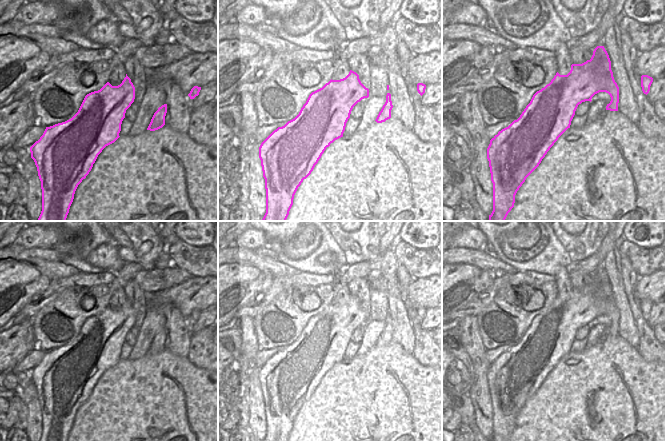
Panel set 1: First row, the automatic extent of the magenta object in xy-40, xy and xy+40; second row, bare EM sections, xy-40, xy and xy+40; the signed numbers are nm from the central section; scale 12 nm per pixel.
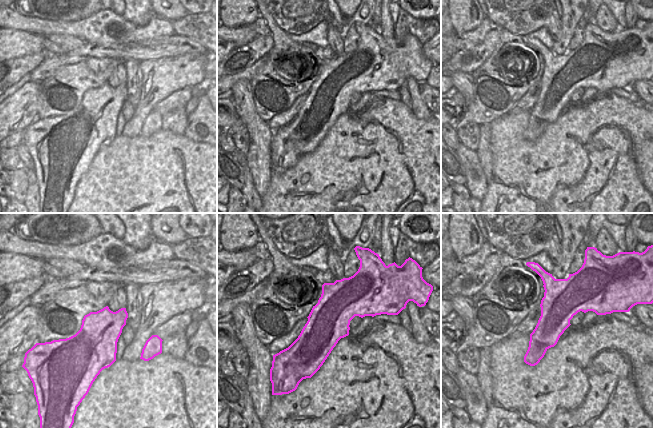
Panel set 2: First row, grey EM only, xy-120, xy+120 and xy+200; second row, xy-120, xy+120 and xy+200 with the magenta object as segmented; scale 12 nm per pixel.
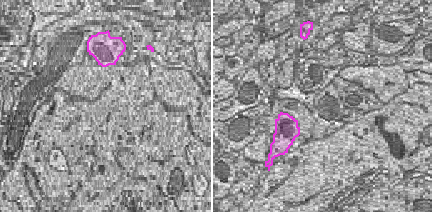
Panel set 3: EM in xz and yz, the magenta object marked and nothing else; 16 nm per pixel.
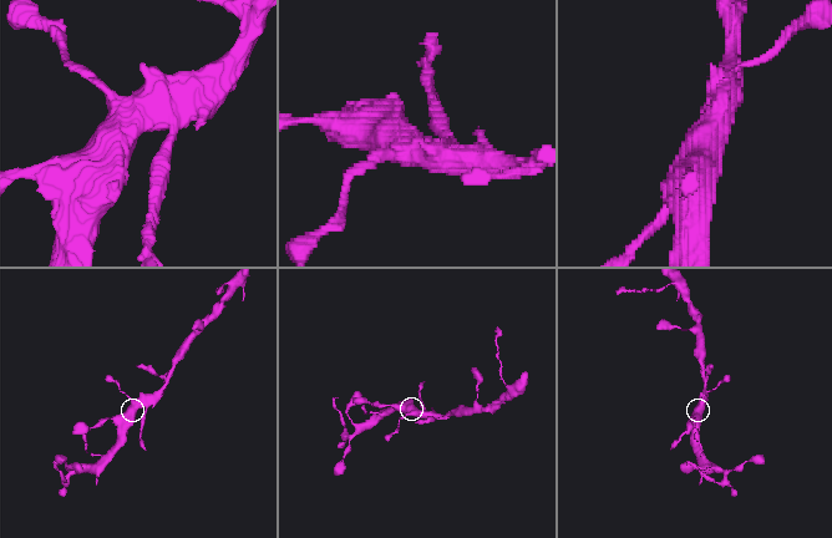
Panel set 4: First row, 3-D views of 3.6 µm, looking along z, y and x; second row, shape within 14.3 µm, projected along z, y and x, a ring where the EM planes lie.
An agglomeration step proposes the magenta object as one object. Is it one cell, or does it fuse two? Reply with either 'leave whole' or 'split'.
split

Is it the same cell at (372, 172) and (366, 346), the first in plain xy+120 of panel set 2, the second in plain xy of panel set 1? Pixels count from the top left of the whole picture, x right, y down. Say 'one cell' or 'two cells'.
two cells

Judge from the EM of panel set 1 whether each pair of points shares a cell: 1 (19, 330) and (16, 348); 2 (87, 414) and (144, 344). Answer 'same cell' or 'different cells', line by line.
1: same cell
2: different cells

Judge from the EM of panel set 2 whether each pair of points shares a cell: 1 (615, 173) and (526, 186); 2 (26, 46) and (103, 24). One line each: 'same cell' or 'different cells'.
1: same cell
2: different cells

